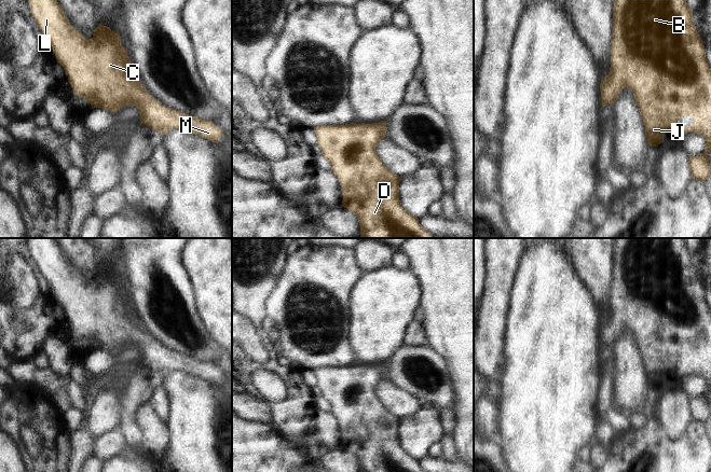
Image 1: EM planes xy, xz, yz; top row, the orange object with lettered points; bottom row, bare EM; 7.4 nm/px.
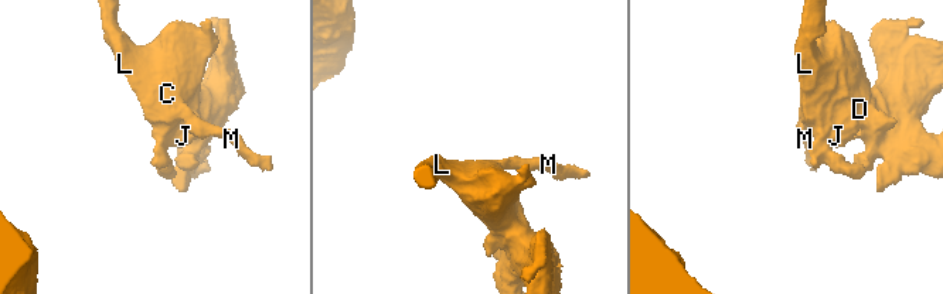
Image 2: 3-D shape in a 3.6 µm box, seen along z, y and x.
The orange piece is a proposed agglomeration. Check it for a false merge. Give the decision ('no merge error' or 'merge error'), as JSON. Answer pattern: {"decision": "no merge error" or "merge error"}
{"decision": "no merge error"}

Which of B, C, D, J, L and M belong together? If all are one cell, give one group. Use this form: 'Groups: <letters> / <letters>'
Groups: B C D J L M

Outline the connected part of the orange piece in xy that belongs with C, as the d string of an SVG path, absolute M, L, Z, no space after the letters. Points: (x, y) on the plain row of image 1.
M27 238L31 256L35 259L42 276L50 282L57 303L64 308L68 323L79 339L85 339L92 349L117 353L124 347L135 347L139 351L140 364L162 376L172 371L181 371L189 375L202 377L211 384L221 380L223 371L213 363L178 353L163 347L151 337L145 328L135 320L131 311L127 291L122 288L120 275L110 268L99 266L87 281L77 273L66 260L56 238Z

